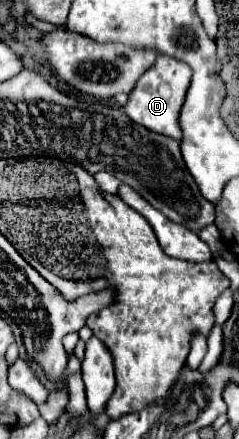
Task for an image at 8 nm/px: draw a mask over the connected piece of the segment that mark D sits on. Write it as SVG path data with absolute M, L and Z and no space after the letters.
M156 55L156 61L150 69L146 69L146 73L138 79L138 85L134 87L134 91L128 97L128 103L124 105L124 113L138 125L172 137L172 139L180 139L182 133L178 129L178 111L184 103L184 95L186 89L190 85L190 67L184 61L178 61L174 57L168 55Z

